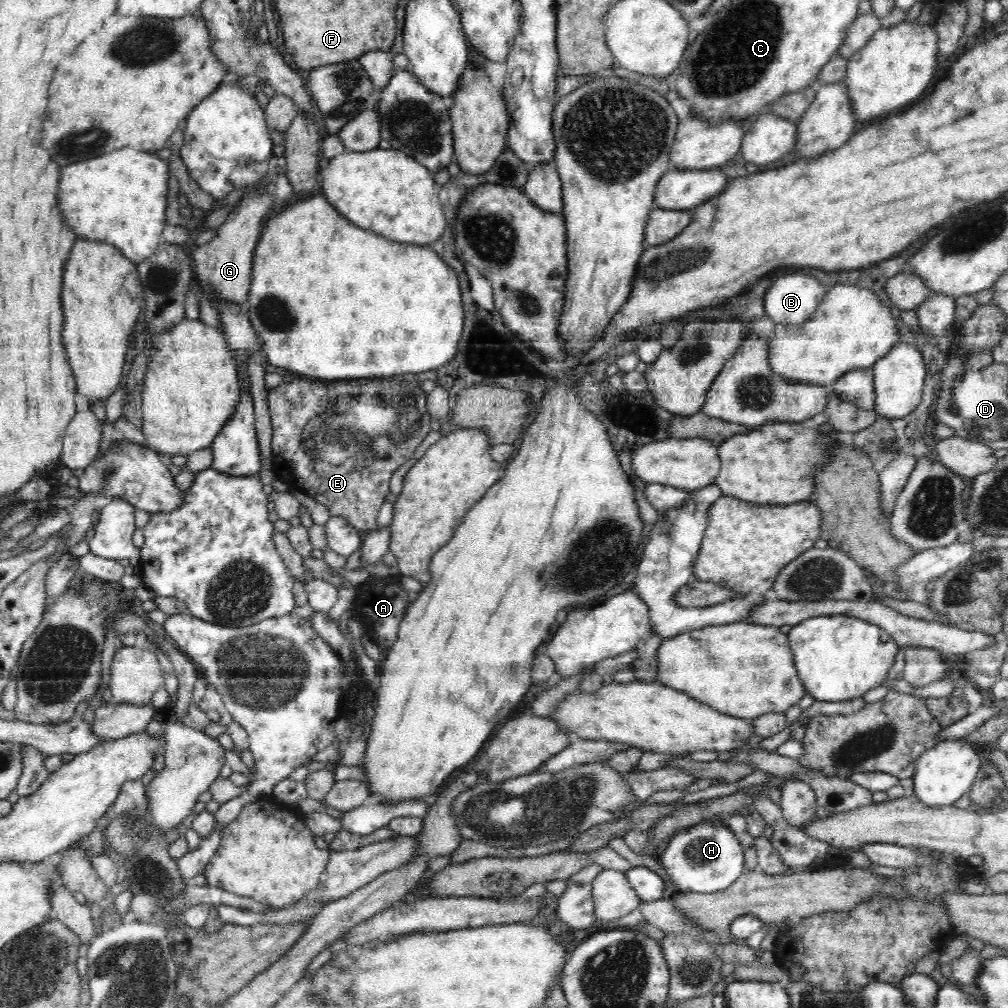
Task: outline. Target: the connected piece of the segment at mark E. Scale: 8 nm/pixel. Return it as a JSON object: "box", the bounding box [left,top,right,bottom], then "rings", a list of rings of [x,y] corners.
{"box":[267,374,438,532],"rings":[[[396,374],[382,380],[318,378],[301,376],[267,389],[273,428],[272,470],[278,479],[326,506],[330,516],[346,517],[361,532],[368,532],[376,526],[376,516],[390,492],[388,484],[394,471],[412,458],[418,445],[424,444],[428,432],[438,428],[437,419],[428,414],[429,393],[422,392],[422,382],[414,380],[416,376]]]}

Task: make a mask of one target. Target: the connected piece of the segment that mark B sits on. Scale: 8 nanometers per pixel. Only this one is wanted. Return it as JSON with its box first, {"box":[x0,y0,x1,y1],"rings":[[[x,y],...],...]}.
{"box":[765,272,828,325],"rings":[[[794,272],[776,278],[765,294],[766,314],[782,325],[806,322],[824,300],[828,287],[812,276]]]}

